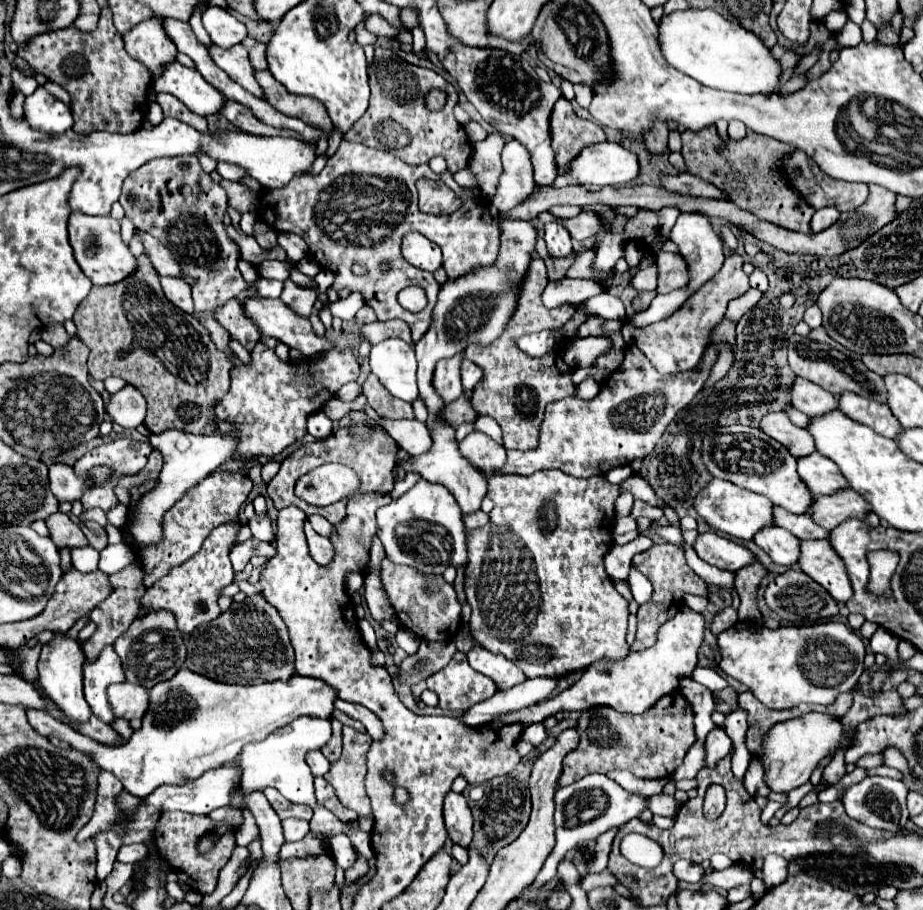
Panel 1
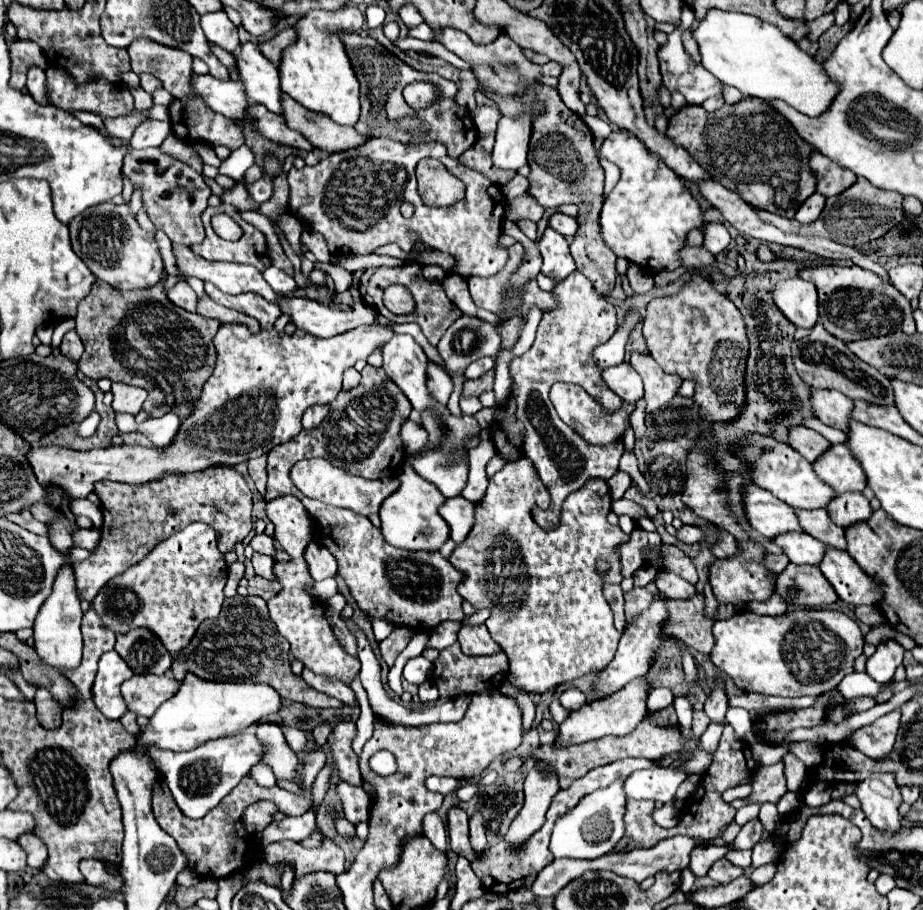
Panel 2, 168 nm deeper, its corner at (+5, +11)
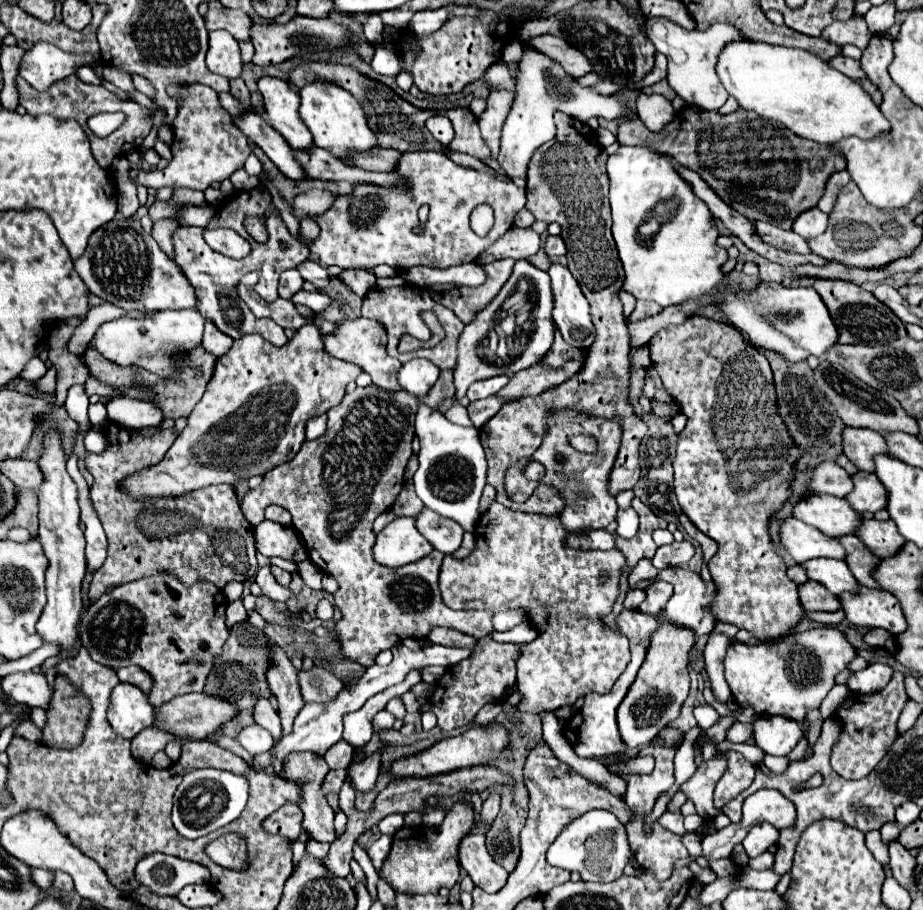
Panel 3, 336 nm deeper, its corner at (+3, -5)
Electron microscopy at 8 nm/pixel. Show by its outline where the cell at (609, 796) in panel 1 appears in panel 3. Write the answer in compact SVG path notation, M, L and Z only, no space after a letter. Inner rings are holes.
M714 756L710 762L700 764L692 774L692 778L678 788L678 792L684 792L686 798L694 802L696 812L704 818L716 816L716 808L712 804L712 792L724 770L726 770L726 760L722 756Z

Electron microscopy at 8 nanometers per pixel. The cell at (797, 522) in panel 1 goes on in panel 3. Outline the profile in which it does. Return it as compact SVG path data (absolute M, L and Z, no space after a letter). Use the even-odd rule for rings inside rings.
M838 536L834 538L842 544L842 548L846 550L846 564L850 568L850 572L854 574L854 578L860 582L860 584L866 584L866 586L876 586L874 580L870 580L870 572L874 570L874 564L878 562L878 558L868 552L866 546L860 544L860 540L856 536Z

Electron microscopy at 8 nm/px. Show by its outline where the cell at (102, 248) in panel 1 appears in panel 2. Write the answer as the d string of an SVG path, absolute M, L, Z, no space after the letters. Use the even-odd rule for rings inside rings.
M112 202L92 206L76 216L68 228L76 256L100 282L106 282L118 290L136 290L152 288L162 280L166 266L158 252L154 232L142 230L128 206L116 206Z

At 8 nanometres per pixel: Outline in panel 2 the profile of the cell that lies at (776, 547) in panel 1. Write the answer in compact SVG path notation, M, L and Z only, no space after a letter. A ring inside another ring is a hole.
M790 532L790 534L778 536L772 542L784 550L784 554L790 558L792 564L818 566L820 558L824 558L824 552L826 552L826 544L806 532Z

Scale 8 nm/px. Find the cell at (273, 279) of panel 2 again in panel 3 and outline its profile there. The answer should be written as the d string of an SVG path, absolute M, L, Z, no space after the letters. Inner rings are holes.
M298 290L298 292L290 298L290 302L292 302L292 304L304 304L304 306L308 306L308 308L314 310L314 312L322 312L332 300L330 300L326 294L322 294L322 292Z

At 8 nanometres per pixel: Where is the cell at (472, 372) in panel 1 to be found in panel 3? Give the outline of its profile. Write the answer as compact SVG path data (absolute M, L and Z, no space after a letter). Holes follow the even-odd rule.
M502 374L502 376L494 376L494 378L486 378L486 380L474 382L474 384L470 384L466 396L468 396L470 402L494 396L494 392L498 392L498 388L502 388L506 384L506 380L510 380L510 378L506 374Z

